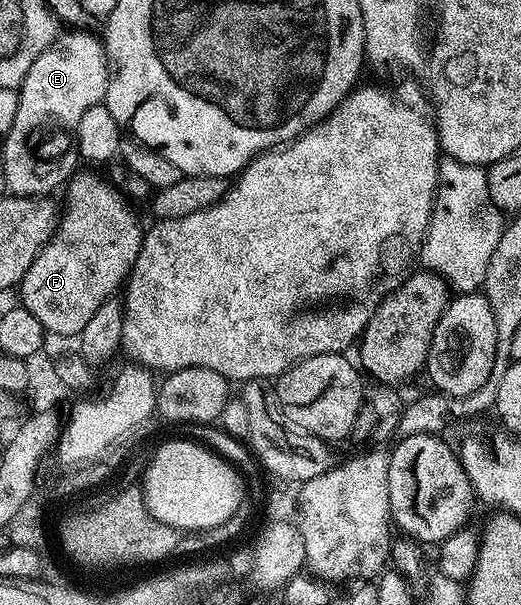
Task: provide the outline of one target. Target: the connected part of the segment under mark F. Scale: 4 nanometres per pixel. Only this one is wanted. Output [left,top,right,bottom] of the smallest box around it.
[20,171,143,338]

